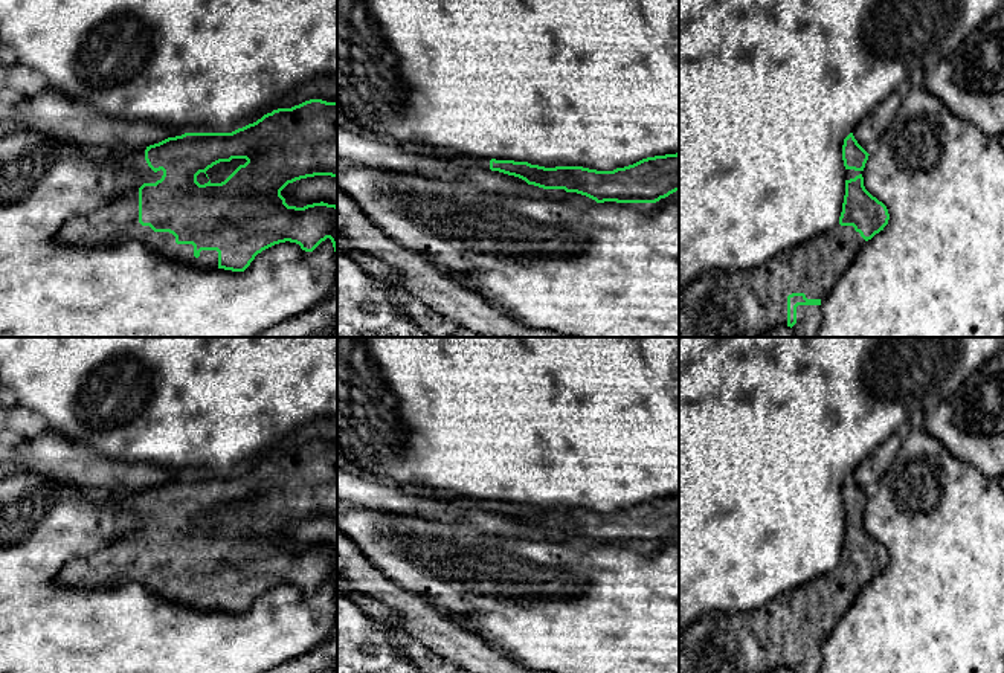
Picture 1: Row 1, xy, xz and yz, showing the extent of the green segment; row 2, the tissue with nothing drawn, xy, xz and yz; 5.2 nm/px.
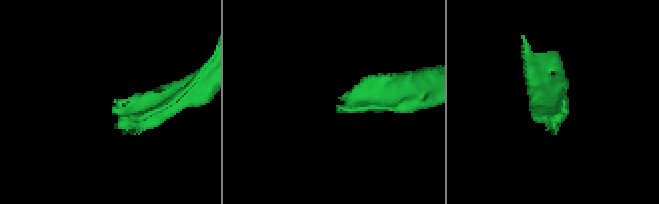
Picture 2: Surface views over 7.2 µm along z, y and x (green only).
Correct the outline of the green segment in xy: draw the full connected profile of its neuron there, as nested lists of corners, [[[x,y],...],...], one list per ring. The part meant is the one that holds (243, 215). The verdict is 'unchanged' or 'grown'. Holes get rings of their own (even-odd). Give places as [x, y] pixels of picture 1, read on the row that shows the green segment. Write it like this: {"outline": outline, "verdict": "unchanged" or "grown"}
{"outline": [[[310,99],[291,108],[278,108],[272,113],[264,114],[253,124],[249,124],[243,128],[238,128],[232,133],[185,133],[182,136],[168,137],[159,143],[150,145],[140,151],[125,151],[117,150],[114,156],[108,159],[108,166],[131,177],[137,177],[143,182],[139,189],[130,189],[113,200],[101,206],[99,209],[88,212],[85,215],[76,215],[69,218],[63,227],[58,230],[56,240],[63,246],[79,247],[79,246],[92,246],[92,247],[116,247],[122,246],[127,241],[139,241],[151,252],[159,253],[165,258],[179,261],[186,266],[203,267],[203,269],[224,269],[232,272],[244,272],[250,262],[255,259],[258,253],[262,250],[279,244],[279,243],[296,243],[305,252],[313,252],[322,241],[327,238],[331,240],[336,256],[337,256],[337,206],[328,203],[313,203],[304,208],[288,206],[285,198],[281,195],[281,191],[288,185],[301,179],[314,177],[314,175],[331,175],[337,177],[337,102],[327,102],[322,99]],[[232,159],[246,159],[244,165],[240,165],[224,182],[212,183],[211,180],[204,185],[197,182],[197,175],[212,168],[220,162],[230,162]]], "verdict": "grown"}

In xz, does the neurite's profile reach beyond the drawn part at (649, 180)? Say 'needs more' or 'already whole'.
needs more

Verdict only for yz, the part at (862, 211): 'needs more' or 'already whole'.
needs more

